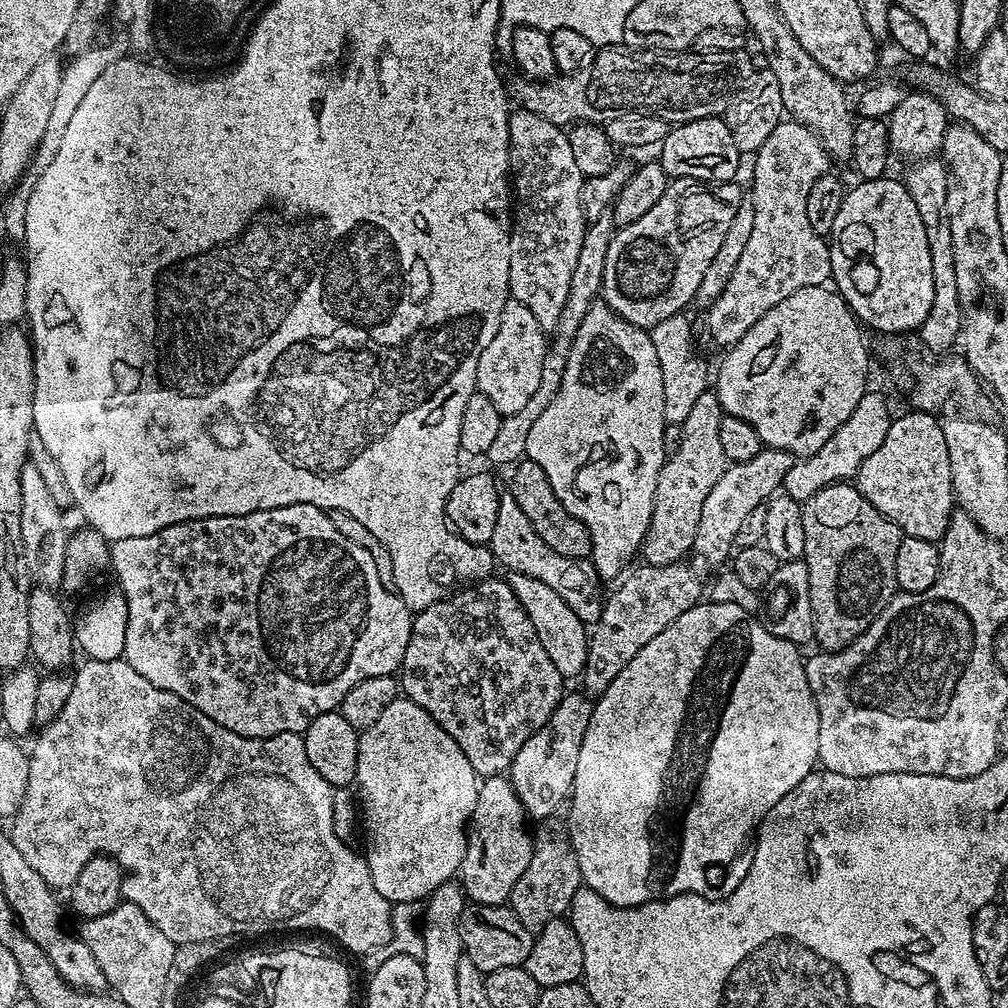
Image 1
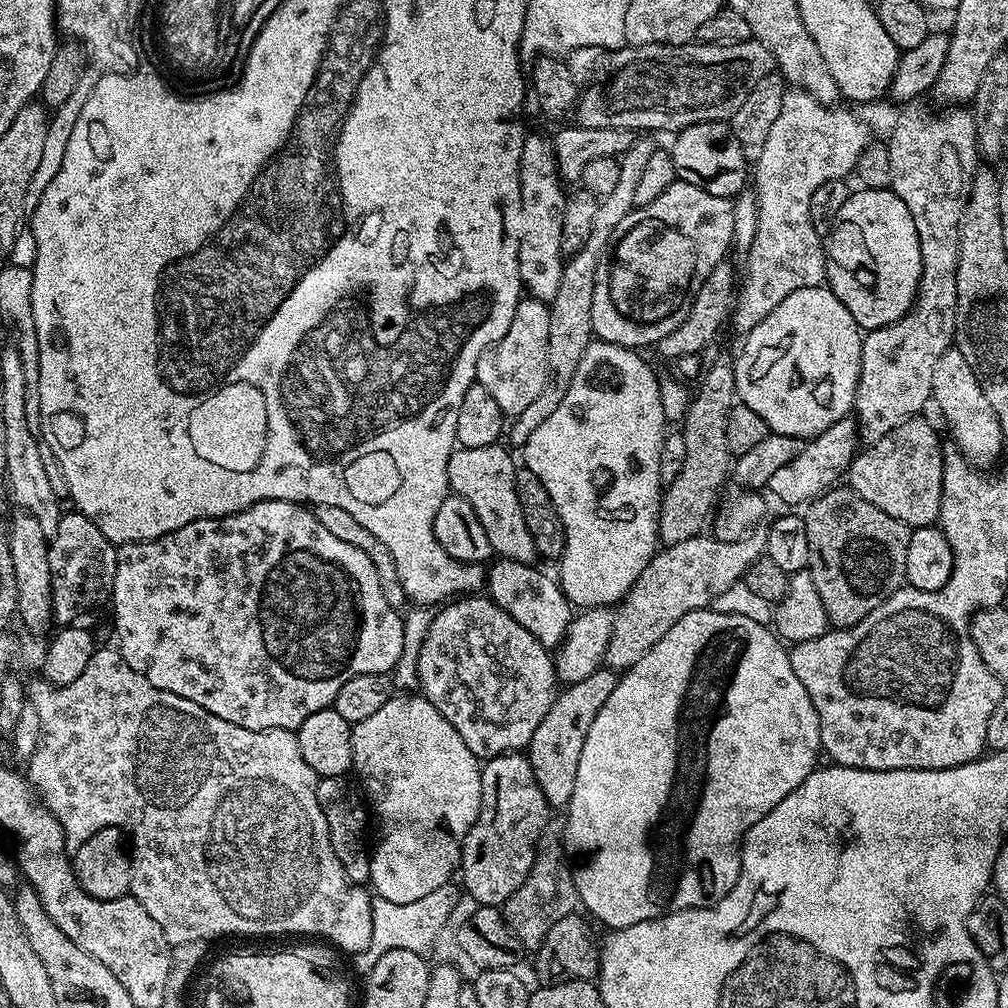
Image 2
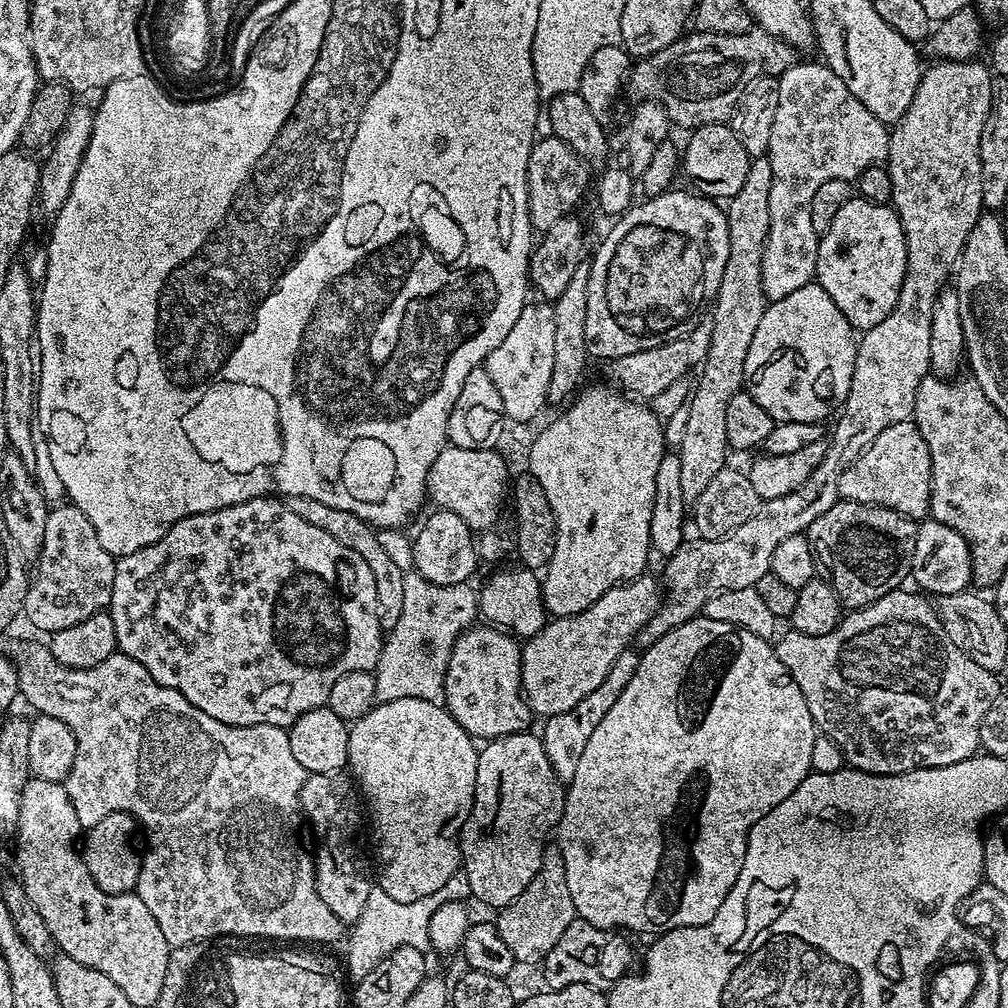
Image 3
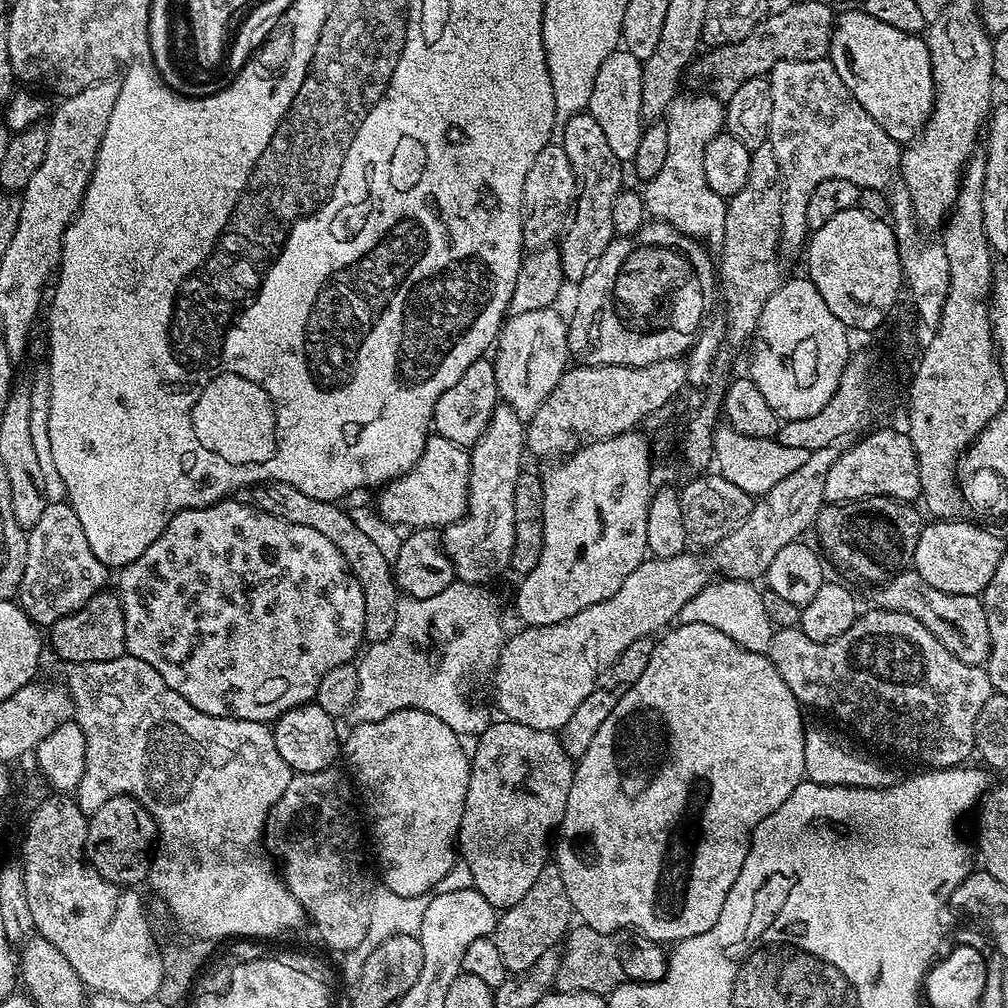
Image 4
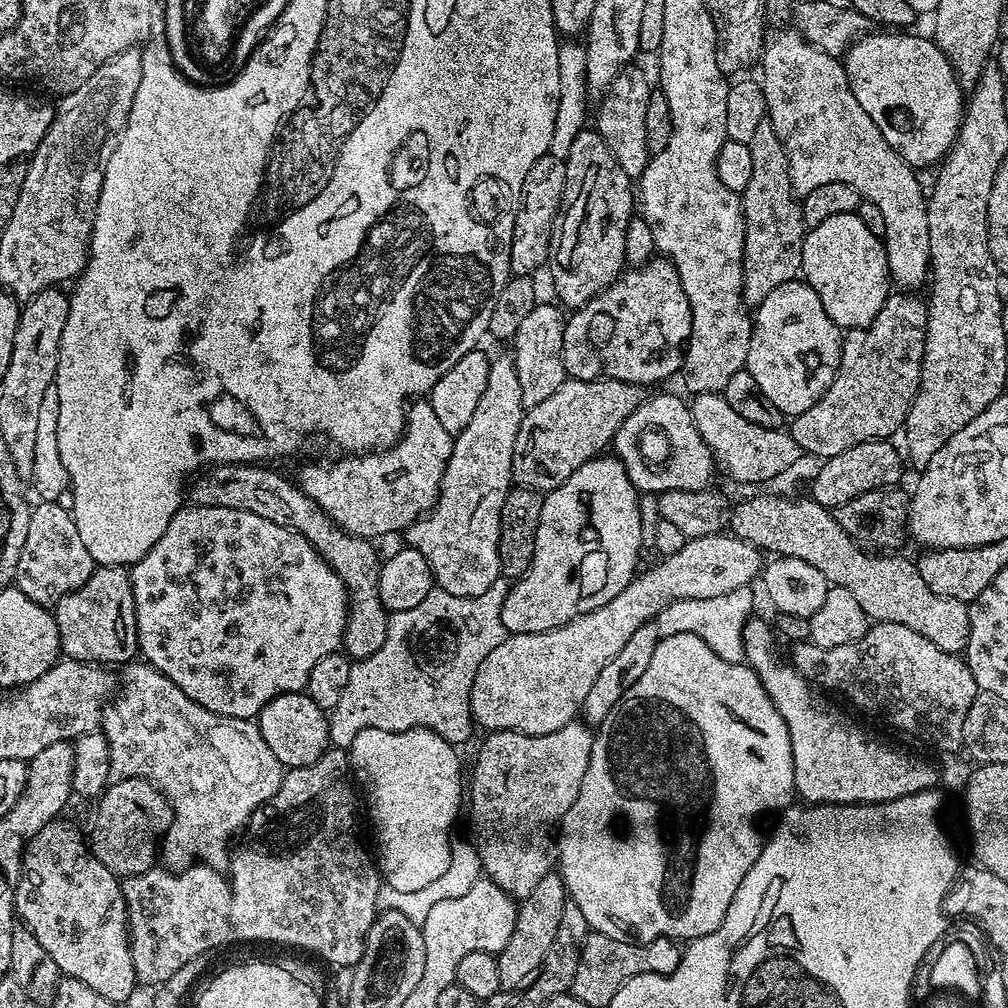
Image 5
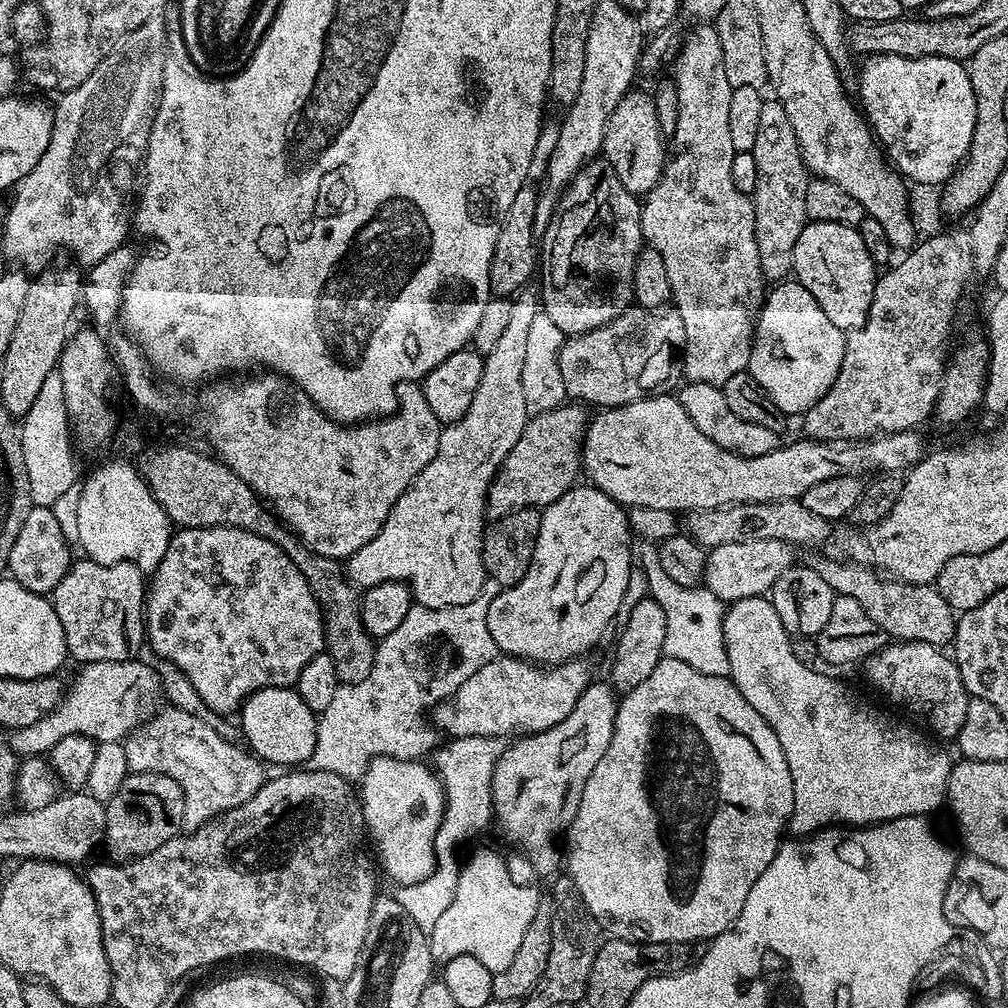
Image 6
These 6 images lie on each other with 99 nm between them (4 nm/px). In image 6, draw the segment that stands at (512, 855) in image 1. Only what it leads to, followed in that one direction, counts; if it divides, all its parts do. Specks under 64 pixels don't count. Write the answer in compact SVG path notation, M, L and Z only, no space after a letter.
M589 683L588 688L578 698L574 710L558 722L558 726L550 726L550 730L542 730L521 735L513 739L512 745L505 747L494 766L492 779L492 811L495 827L504 831L504 836L512 844L517 844L528 855L532 868L540 876L552 878L561 871L562 852L556 849L556 839L561 839L572 825L574 814L578 814L578 802L582 802L582 790L586 790L586 782L598 766L602 754L606 754L606 746L610 746L610 738L614 732L614 718L618 707L618 696L611 683Z

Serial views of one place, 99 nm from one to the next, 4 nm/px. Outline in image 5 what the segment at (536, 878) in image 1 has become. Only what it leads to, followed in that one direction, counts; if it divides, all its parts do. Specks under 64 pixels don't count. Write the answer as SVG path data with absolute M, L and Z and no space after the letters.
M553 870L541 878L534 890L519 901L514 922L514 934L510 934L510 942L496 956L498 962L498 978L501 988L518 990L534 979L544 965L544 959L550 954L550 946L554 946L554 934L558 934L558 922L562 922L562 910L570 903L568 889L559 871Z

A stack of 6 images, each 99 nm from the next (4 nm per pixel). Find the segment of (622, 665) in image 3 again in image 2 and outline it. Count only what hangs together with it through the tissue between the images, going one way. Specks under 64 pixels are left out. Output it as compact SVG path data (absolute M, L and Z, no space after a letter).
M602 666L590 674L590 678L561 687L550 710L546 710L546 718L542 718L538 730L534 730L534 738L528 744L526 755L534 770L534 778L553 809L563 809L574 794L574 778L578 778L578 758L582 758L586 734L598 710L602 710L606 698L610 698L610 693L614 691L617 679L613 669Z

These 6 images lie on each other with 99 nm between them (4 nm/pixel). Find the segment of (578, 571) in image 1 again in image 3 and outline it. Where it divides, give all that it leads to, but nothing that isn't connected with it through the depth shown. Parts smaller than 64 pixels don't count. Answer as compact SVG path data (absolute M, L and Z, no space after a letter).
M445 446L434 458L434 466L428 475L428 496L437 509L458 514L462 522L473 530L488 530L500 516L500 507L506 504L510 492L508 464L499 456L499 451L462 450Z

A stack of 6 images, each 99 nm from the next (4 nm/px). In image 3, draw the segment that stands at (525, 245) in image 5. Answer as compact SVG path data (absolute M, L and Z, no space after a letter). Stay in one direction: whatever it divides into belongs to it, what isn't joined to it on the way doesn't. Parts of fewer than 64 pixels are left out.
M545 134L537 139L528 163L528 213L537 233L543 234L558 222L558 218L571 216L577 211L576 203L584 192L580 180L586 179L588 172L589 165L583 163L580 155L557 136Z

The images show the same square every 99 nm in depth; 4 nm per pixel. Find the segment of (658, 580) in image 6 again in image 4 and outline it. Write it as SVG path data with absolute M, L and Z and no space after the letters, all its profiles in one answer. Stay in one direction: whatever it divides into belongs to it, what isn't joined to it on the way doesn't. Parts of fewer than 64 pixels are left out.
M713 579L702 590L698 590L698 594L694 594L686 606L682 606L679 619L686 624L714 626L714 630L722 630L726 638L738 642L738 646L751 652L767 653L774 626L766 614L764 592L756 587L751 580Z

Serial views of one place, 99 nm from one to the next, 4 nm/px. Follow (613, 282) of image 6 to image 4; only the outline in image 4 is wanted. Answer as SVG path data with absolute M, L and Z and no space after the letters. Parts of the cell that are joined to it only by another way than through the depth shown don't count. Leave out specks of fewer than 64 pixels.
M582 111L574 118L563 121L562 132L563 128L562 146L576 175L576 199L567 217L564 231L559 237L558 247L565 281L578 282L617 235L614 230L614 198L618 198L618 194L625 187L625 165L618 158L618 154L610 150L606 134L602 134L602 126L594 122L588 111Z

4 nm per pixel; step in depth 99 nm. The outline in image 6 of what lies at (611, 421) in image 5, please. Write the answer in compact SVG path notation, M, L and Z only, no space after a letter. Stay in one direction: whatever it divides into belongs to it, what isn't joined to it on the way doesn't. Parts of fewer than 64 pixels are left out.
M565 402L554 410L546 410L542 414L532 416L528 425L522 430L522 438L514 442L514 450L506 454L503 464L496 471L496 477L488 485L488 503L486 512L489 517L505 516L513 508L539 508L541 510L553 504L562 494L577 483L576 475L582 472L582 437L590 419L587 407L576 402Z

